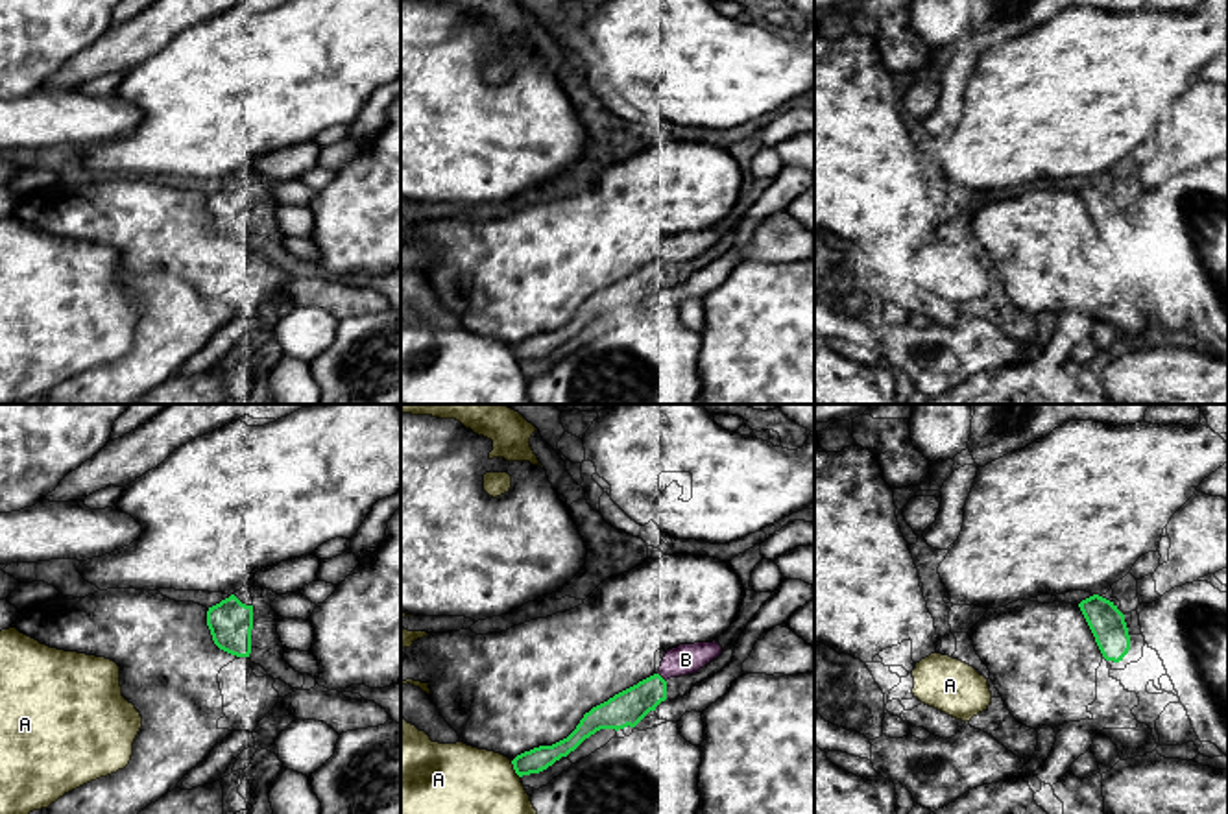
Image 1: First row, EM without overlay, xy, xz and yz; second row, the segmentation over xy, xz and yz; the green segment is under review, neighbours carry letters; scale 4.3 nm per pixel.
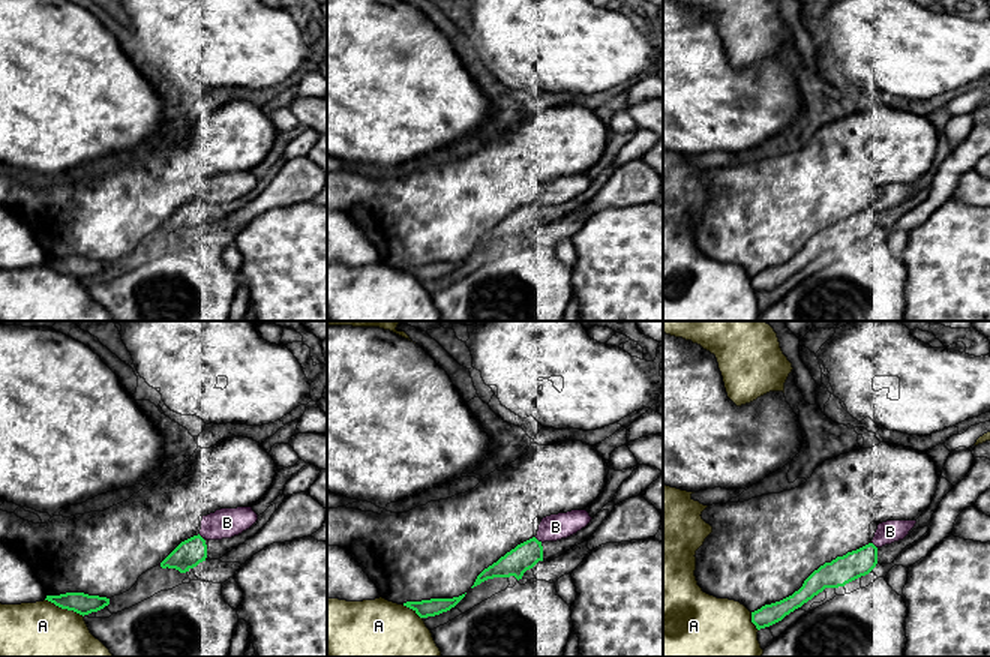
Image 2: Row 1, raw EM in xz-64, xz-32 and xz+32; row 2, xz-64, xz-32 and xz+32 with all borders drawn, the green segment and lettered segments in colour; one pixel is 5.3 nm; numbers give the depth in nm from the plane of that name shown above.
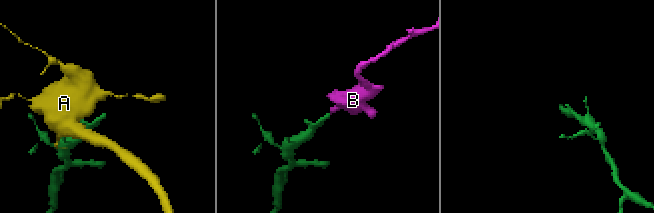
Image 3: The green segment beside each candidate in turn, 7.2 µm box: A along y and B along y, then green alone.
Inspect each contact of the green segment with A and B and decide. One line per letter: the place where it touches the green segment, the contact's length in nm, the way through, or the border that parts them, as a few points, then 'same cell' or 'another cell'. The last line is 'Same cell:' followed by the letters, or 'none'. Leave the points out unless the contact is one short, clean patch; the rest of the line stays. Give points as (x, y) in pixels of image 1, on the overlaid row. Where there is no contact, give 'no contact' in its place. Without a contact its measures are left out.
A: xz (514, 768) | 90 nm | another cell
B: xz (662, 678) | 60 nm | same cell
Same cell: B

